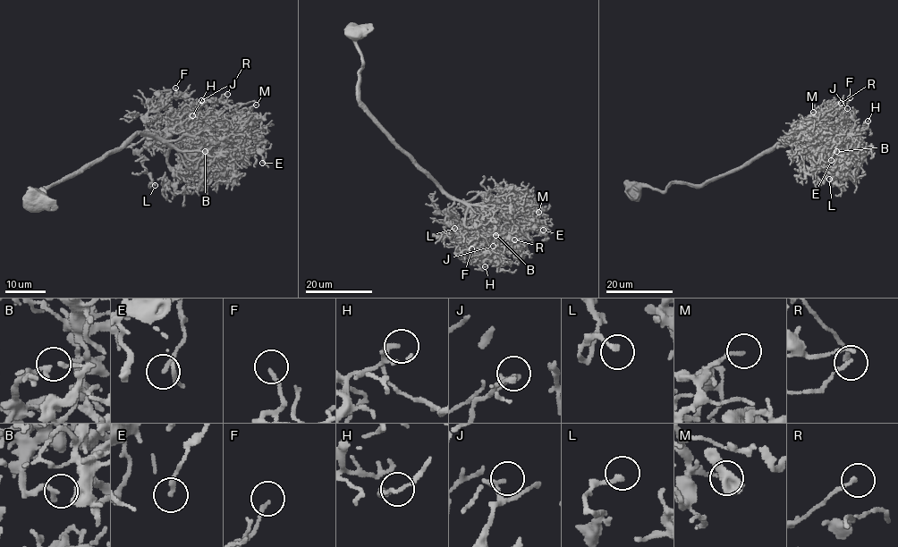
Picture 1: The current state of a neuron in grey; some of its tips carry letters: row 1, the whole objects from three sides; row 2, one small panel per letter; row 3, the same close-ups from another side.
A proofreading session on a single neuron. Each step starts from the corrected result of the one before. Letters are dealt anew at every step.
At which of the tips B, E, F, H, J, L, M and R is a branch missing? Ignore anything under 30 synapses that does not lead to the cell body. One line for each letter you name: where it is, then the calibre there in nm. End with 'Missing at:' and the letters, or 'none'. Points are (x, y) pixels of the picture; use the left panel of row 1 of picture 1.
Missing at: none

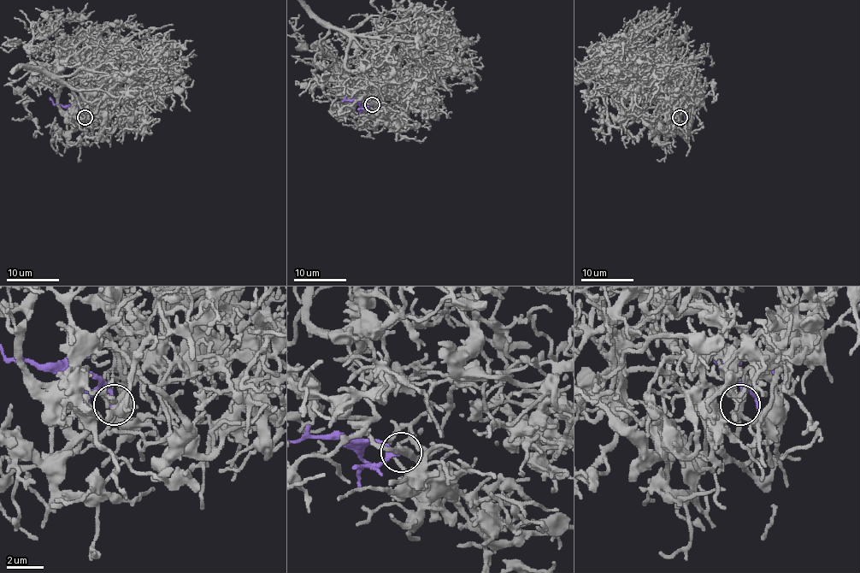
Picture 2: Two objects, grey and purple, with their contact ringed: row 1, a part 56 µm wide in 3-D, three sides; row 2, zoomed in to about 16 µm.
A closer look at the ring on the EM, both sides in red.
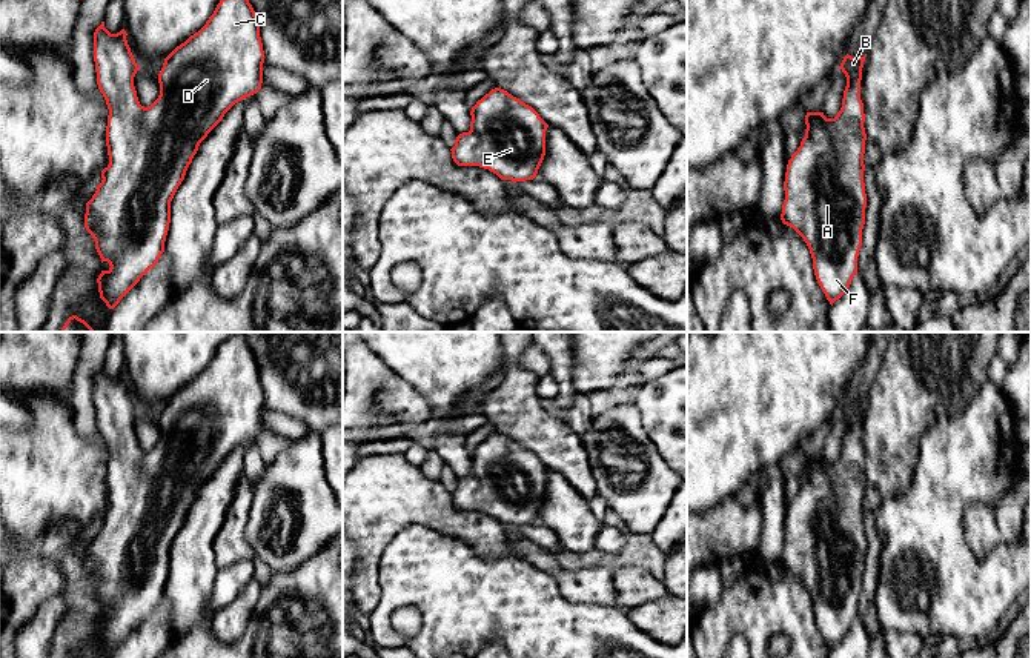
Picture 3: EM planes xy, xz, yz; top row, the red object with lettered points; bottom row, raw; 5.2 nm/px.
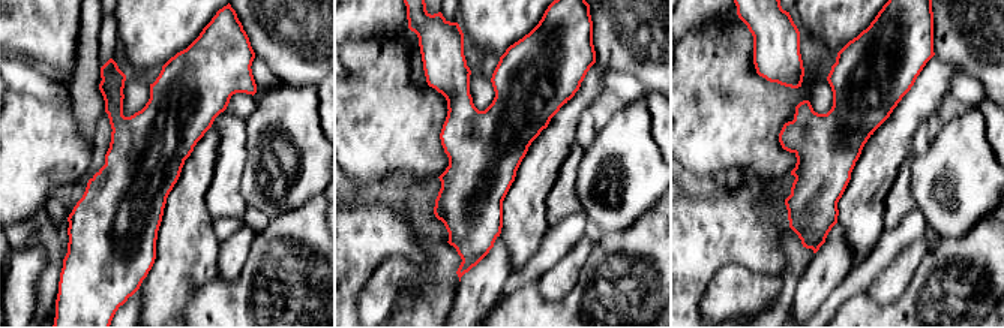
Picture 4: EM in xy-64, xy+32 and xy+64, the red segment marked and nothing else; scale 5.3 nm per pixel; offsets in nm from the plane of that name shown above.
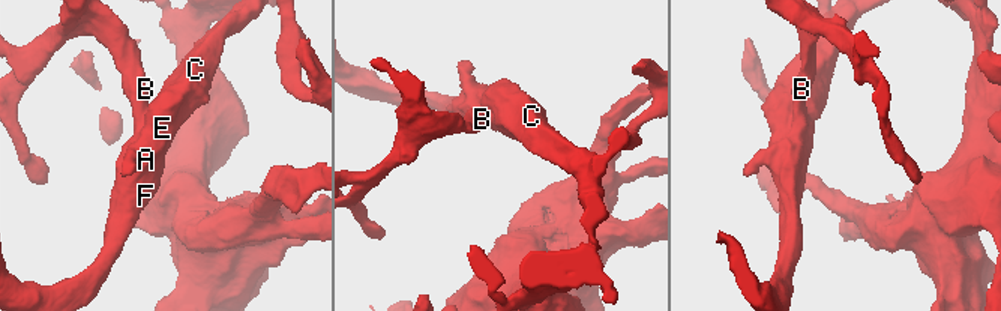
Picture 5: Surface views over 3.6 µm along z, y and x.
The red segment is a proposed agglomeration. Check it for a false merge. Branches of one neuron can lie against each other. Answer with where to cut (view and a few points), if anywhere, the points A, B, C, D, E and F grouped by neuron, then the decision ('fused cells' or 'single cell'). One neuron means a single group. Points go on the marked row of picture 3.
no cut; A B C D E F; single cell

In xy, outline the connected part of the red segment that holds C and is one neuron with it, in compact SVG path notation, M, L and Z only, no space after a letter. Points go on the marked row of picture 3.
M220 0L206 25L164 58L158 74L160 95L144 108L134 86L140 66L126 35L124 29L111 34L104 22L94 32L97 85L109 109L109 164L86 203L85 228L95 240L101 263L111 266L97 278L100 298L109 309L157 264L164 252L171 201L200 143L235 103L261 89L264 63L260 25L249 0Z

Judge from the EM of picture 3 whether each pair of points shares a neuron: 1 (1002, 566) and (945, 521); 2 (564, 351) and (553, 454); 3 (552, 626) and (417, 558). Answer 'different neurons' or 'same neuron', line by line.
1: same neuron
2: different neurons
3: same neuron

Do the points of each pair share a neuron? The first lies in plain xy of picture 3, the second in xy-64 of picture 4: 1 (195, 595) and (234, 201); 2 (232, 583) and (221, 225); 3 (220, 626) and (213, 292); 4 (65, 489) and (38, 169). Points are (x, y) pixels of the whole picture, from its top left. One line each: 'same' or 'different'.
1: different
2: same
3: different
4: same

